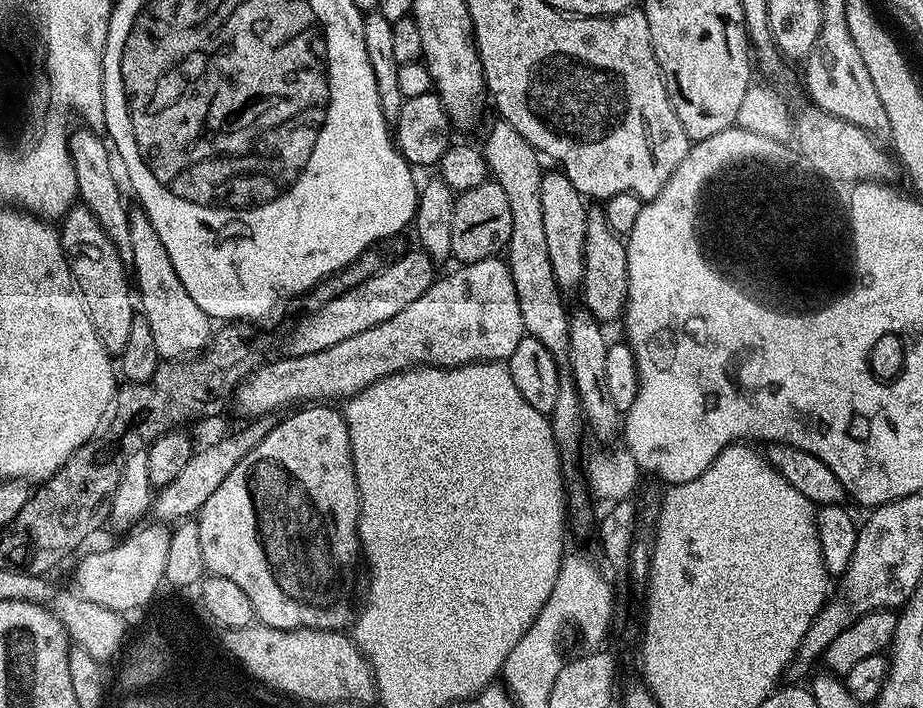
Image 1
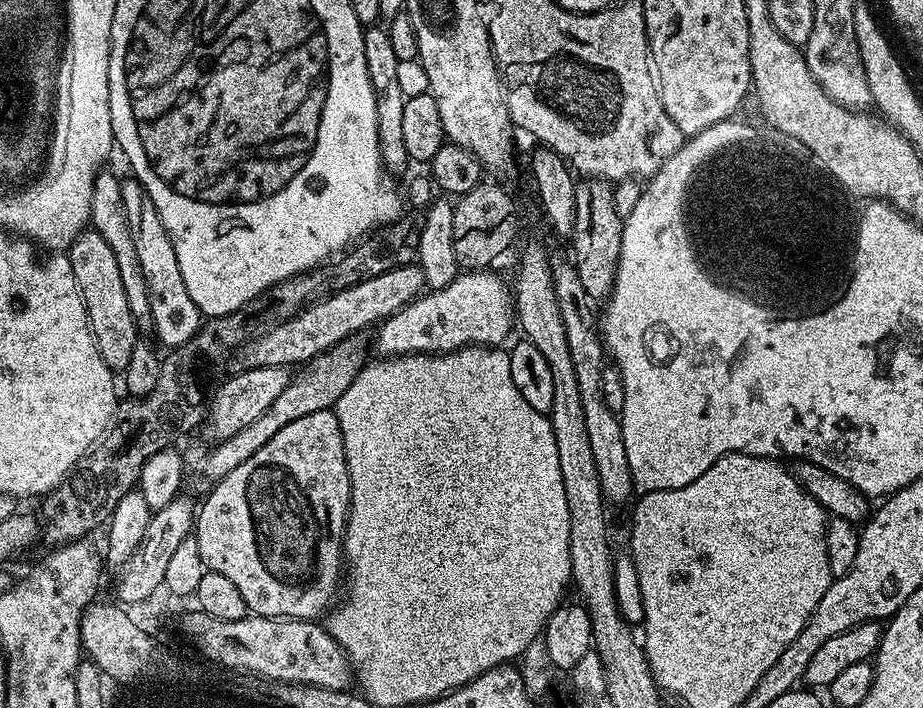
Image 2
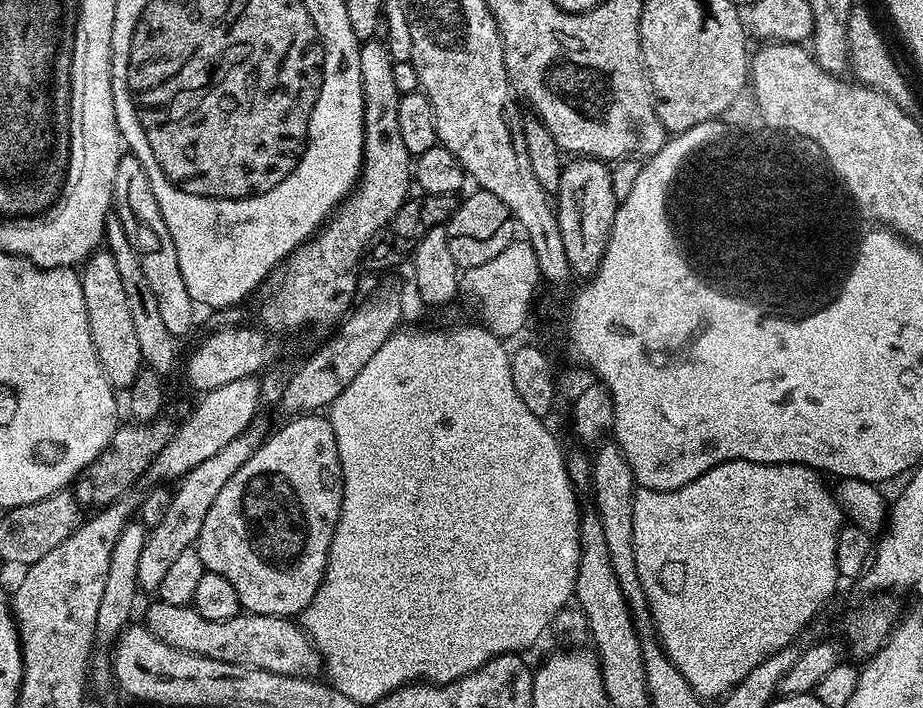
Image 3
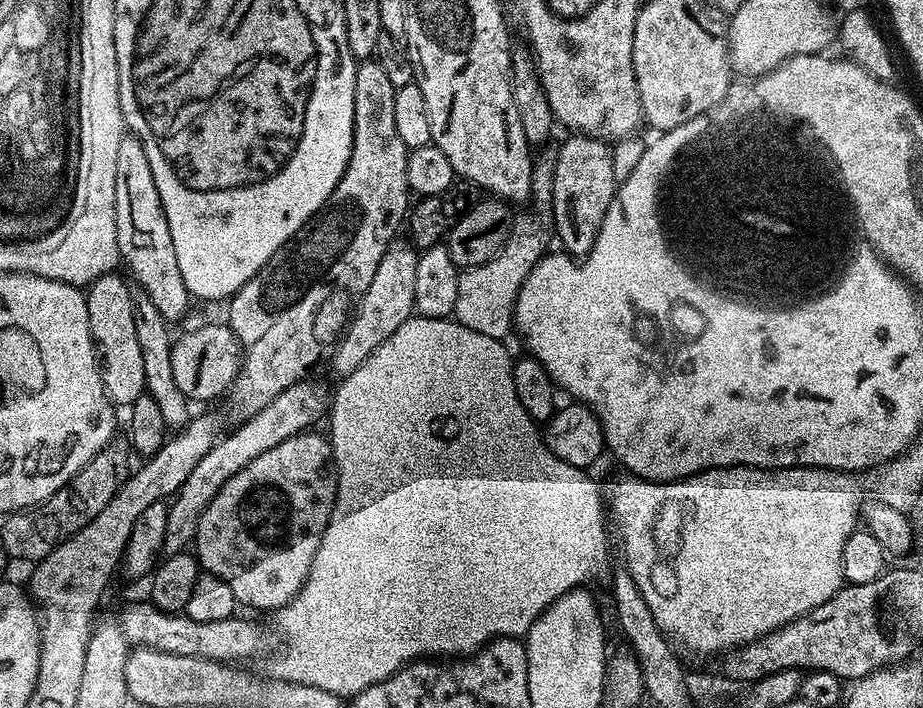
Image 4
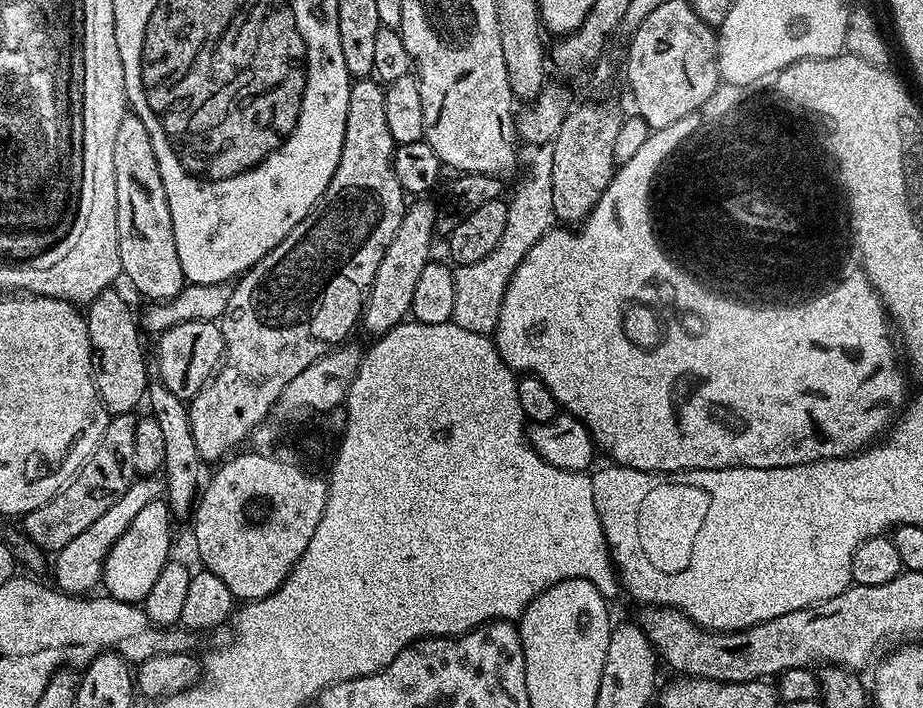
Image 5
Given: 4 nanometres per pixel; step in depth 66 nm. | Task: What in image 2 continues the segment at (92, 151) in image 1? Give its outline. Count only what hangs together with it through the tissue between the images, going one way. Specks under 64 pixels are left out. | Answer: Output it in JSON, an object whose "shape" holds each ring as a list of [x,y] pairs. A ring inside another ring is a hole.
{"shape":[[[100,170],[92,182],[90,194],[90,228],[102,234],[104,241],[110,245],[114,259],[118,262],[118,271],[122,277],[122,286],[126,289],[126,302],[130,306],[130,314],[136,320],[136,327],[141,333],[153,331],[150,314],[150,298],[146,290],[146,278],[142,278],[142,266],[138,263],[138,250],[134,246],[134,237],[130,235],[130,222],[126,222],[126,205],[122,202],[120,180],[112,172]]]}

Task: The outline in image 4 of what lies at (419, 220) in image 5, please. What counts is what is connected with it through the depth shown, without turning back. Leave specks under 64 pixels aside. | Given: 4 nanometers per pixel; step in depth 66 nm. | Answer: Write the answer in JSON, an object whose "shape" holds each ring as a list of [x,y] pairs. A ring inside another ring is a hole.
{"shape":[[[393,242],[384,251],[382,262],[378,262],[378,270],[374,270],[374,278],[370,278],[370,286],[366,286],[366,294],[362,294],[354,311],[351,313],[346,331],[341,335],[334,351],[331,353],[332,368],[337,377],[349,376],[402,322],[412,319],[416,303],[414,302],[414,281],[418,274],[418,252],[411,243]]]}

